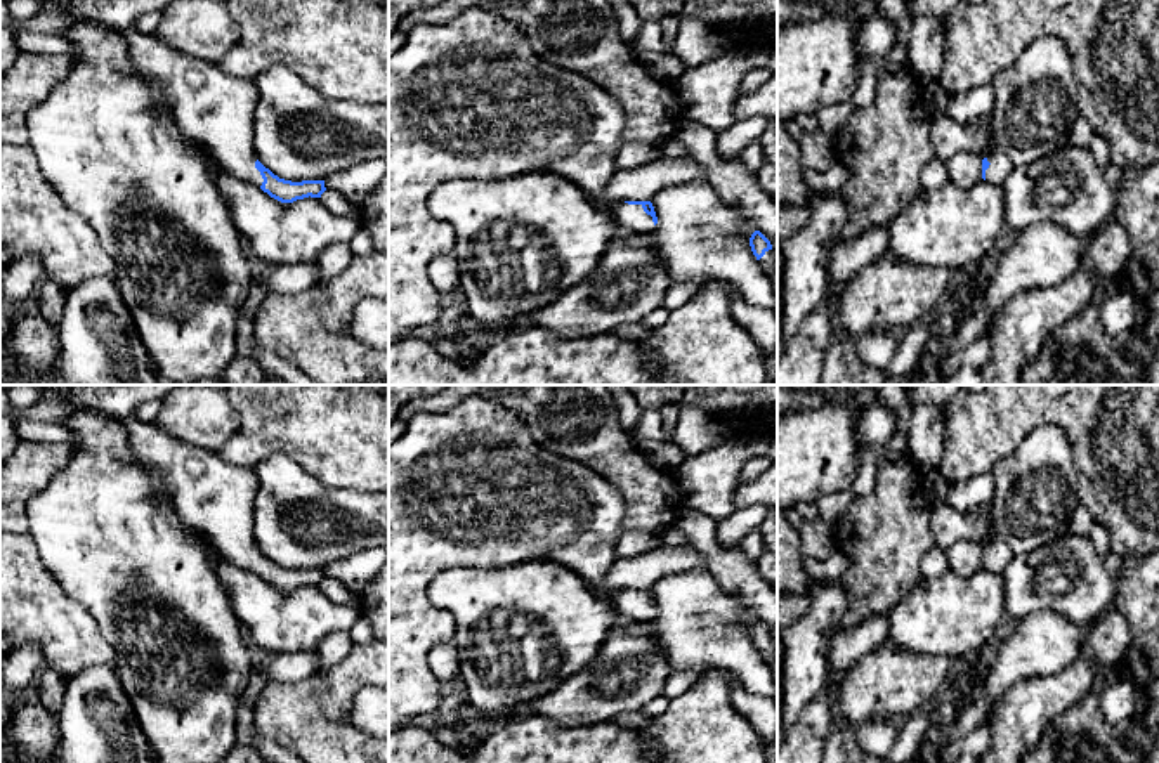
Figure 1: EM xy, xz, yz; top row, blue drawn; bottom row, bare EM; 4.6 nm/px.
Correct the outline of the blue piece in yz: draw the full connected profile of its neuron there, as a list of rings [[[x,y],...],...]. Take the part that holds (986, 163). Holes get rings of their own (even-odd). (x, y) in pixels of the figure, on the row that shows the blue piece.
[[[991,147],[987,156],[982,160],[982,179],[991,184],[1003,184],[1012,173],[1015,165],[999,147]]]

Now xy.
[[[135,28],[120,33],[130,49],[132,66],[161,87],[179,128],[203,144],[220,170],[257,184],[264,192],[281,203],[293,203],[309,196],[321,198],[326,191],[324,180],[285,180],[257,160],[253,147],[253,113],[259,94],[252,82],[229,76],[217,62],[184,54],[153,33],[141,33]]]

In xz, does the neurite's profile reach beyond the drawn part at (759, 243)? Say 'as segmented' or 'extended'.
extended

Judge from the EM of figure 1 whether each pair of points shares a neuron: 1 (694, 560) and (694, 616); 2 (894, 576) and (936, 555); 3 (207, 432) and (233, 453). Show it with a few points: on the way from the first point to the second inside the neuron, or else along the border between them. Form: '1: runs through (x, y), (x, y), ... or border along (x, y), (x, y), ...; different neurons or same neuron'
1: border along (705, 567), (670, 573), (656, 583); different neurons
2: border along (934, 545), (922, 557), (920, 578); different neurons
3: border along (233, 404), (240, 427), (217, 451); different neurons

